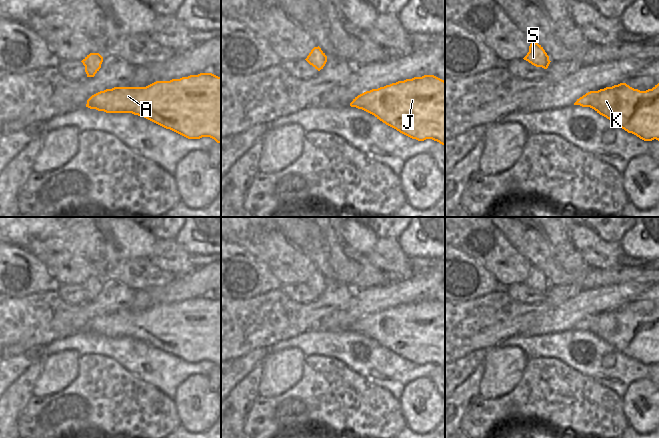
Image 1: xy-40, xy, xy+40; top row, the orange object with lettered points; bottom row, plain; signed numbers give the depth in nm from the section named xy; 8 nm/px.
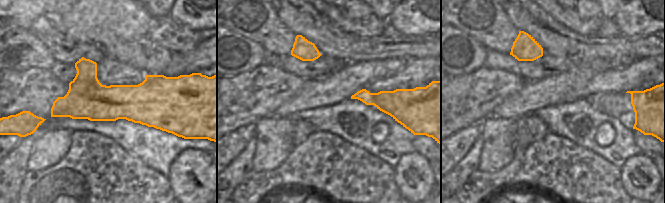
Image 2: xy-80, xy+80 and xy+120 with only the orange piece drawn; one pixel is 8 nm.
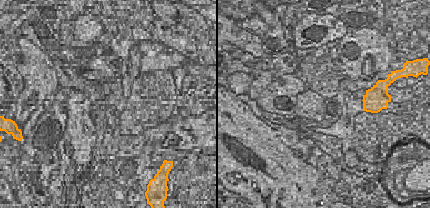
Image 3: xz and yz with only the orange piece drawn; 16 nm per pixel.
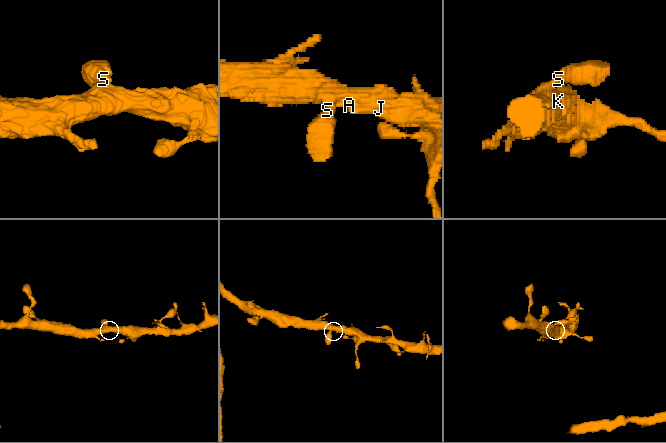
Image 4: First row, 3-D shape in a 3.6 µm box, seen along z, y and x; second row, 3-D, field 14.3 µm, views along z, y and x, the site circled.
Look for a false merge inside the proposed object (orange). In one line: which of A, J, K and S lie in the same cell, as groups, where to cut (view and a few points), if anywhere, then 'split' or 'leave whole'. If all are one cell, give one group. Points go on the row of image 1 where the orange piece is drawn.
A J K S; no cut; leave whole

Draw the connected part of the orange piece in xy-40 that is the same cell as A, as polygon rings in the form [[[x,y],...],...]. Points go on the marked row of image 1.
[[[200,73],[146,87],[114,87],[92,95],[86,107],[106,113],[132,113],[188,139],[210,137],[221,144],[221,77]]]

